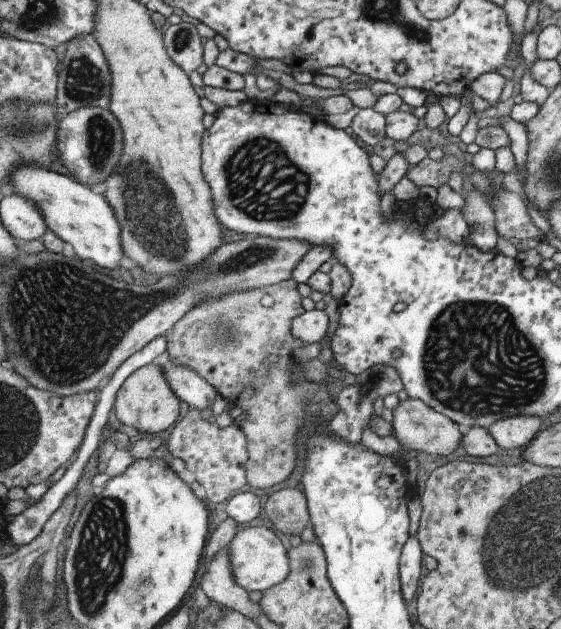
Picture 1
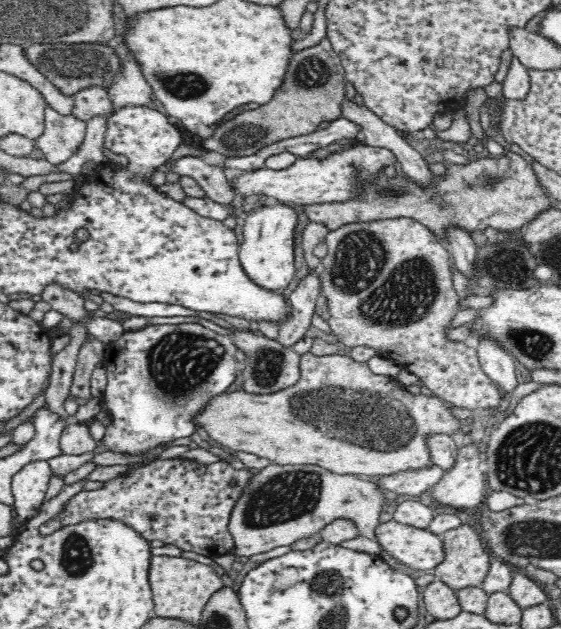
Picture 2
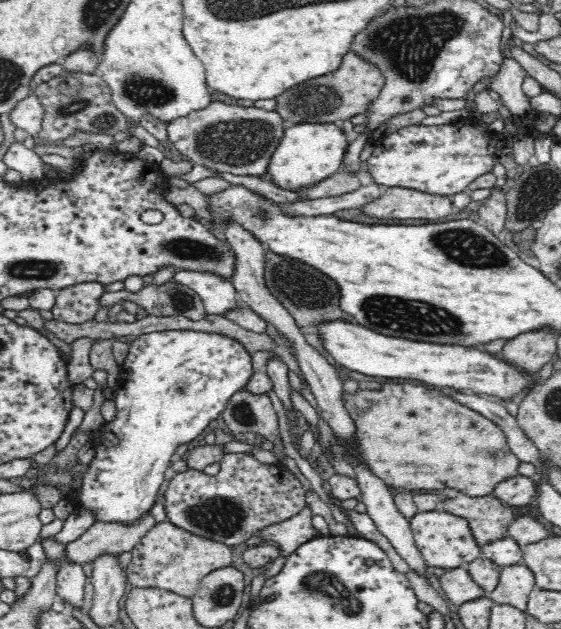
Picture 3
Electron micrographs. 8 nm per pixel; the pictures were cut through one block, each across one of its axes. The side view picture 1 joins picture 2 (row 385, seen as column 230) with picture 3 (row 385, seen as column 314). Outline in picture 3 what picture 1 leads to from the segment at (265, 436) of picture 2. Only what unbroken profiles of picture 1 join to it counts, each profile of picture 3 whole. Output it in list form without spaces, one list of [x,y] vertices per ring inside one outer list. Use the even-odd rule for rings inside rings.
[[[386,383],[381,390],[361,390],[358,389],[355,394],[343,393],[344,406],[346,410],[352,416],[352,420],[356,422],[356,432],[358,432],[358,456],[364,460],[365,464],[370,467],[370,470],[382,478],[386,484],[390,486],[402,486],[402,488],[408,488],[408,490],[442,490],[442,488],[456,488],[456,490],[462,490],[464,494],[468,496],[488,496],[492,495],[495,486],[503,480],[511,479],[512,477],[518,476],[518,465],[520,464],[519,458],[510,450],[509,444],[507,443],[507,437],[502,429],[498,425],[494,424],[482,416],[480,413],[466,407],[454,401],[450,396],[444,395],[441,391],[436,389],[428,389],[424,385],[414,384],[401,384],[401,383]]]

